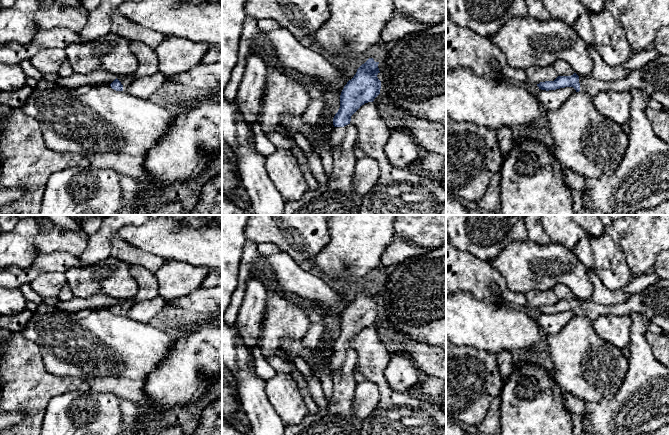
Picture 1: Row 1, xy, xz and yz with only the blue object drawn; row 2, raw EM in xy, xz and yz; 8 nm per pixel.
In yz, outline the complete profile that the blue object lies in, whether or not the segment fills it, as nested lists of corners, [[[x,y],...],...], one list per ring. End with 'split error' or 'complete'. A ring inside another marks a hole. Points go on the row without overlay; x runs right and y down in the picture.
[[[659,279],[641,293],[615,305],[599,305],[591,299],[578,300],[574,297],[571,300],[558,300],[554,305],[540,306],[537,310],[546,315],[573,311],[576,316],[584,316],[590,321],[600,316],[628,316],[635,312],[650,319],[661,316],[669,320],[669,279]]]; split error

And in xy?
[[[120,300],[117,301],[111,308],[111,312],[116,315],[126,316],[128,309],[134,304],[134,300]]]; split error

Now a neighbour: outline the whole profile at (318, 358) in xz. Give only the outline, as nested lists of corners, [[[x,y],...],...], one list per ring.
[[[290,338],[281,340],[281,350],[293,356],[304,358],[309,365],[317,371],[325,371],[331,375],[334,374],[330,367],[330,350],[326,347],[317,346],[315,349],[307,349],[303,346],[303,341],[297,341]]]

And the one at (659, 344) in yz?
[[[646,333],[654,357],[665,367],[669,368],[669,339],[662,334]]]

